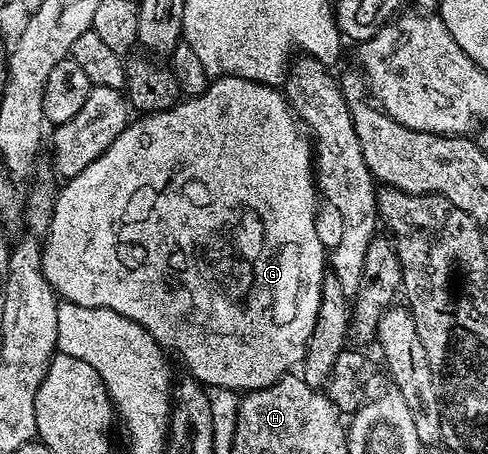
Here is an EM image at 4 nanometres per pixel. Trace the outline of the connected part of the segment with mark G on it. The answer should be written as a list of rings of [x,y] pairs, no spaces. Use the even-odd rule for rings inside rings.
[[[219,77],[211,80],[210,86],[204,90],[201,97],[191,97],[183,100],[168,111],[160,111],[159,113],[148,113],[139,116],[137,119],[131,120],[127,124],[126,130],[116,139],[116,143],[112,143],[112,147],[108,147],[108,151],[104,151],[104,155],[100,155],[100,159],[96,159],[92,163],[88,163],[88,167],[84,167],[84,171],[80,171],[80,175],[69,178],[65,182],[66,185],[62,190],[57,190],[54,198],[54,210],[50,216],[50,228],[45,230],[44,244],[42,245],[42,273],[48,279],[48,283],[52,286],[55,294],[61,295],[65,300],[72,301],[82,307],[100,307],[101,309],[111,309],[120,315],[124,315],[128,319],[132,319],[136,323],[140,323],[149,333],[154,336],[155,341],[159,345],[166,347],[170,345],[174,349],[178,349],[180,356],[186,360],[189,376],[194,380],[202,382],[206,387],[224,387],[235,391],[249,391],[251,389],[263,389],[272,383],[276,383],[281,377],[287,376],[293,367],[301,366],[304,355],[306,354],[306,344],[312,335],[312,327],[316,327],[316,311],[320,311],[320,291],[322,290],[322,281],[326,278],[328,272],[328,249],[322,246],[322,237],[318,234],[318,225],[314,222],[314,197],[316,201],[316,182],[312,172],[312,147],[304,136],[303,130],[300,128],[299,122],[290,111],[290,105],[286,101],[285,96],[273,85],[262,85],[258,81],[249,81],[243,77]]]

